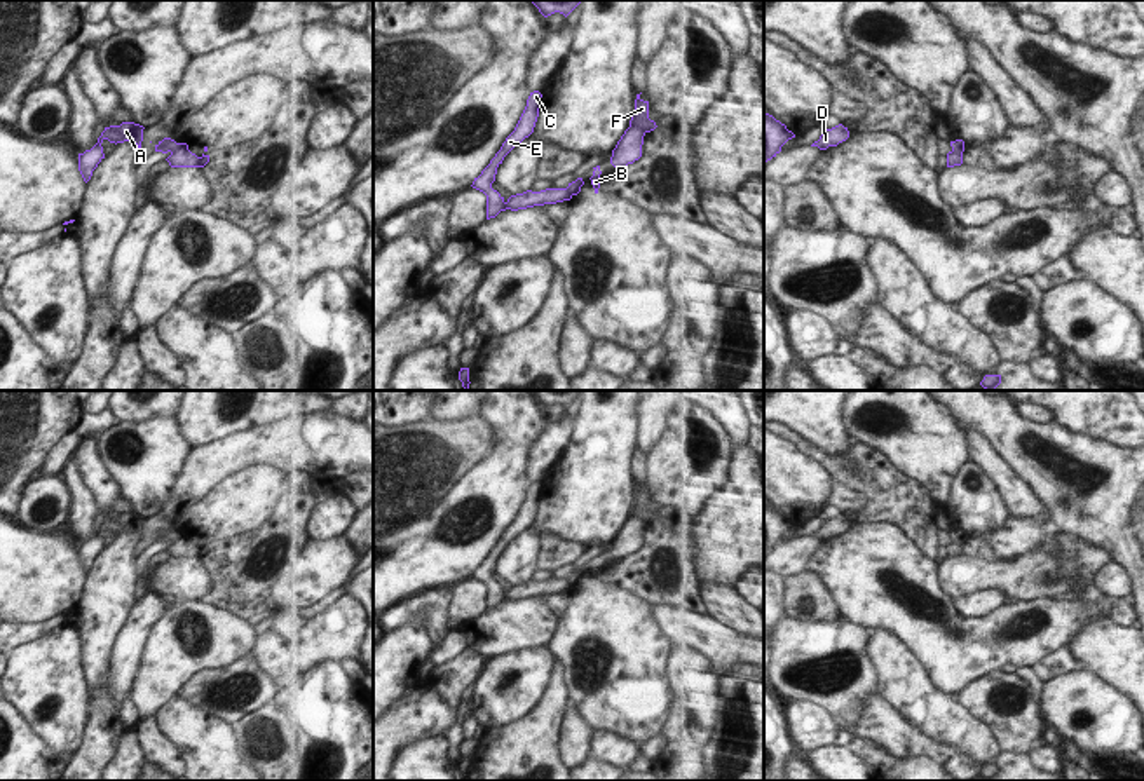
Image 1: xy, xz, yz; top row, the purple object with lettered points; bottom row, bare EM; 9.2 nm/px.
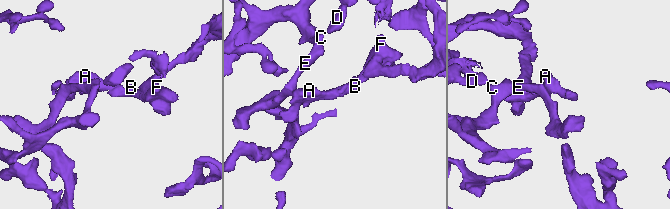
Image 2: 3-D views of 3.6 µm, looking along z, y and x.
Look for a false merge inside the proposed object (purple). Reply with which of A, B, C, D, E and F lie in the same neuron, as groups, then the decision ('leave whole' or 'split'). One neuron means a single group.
A C D E / B F; split

